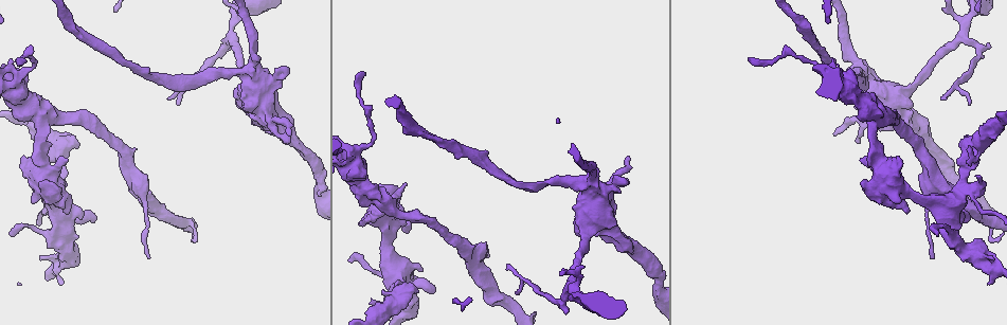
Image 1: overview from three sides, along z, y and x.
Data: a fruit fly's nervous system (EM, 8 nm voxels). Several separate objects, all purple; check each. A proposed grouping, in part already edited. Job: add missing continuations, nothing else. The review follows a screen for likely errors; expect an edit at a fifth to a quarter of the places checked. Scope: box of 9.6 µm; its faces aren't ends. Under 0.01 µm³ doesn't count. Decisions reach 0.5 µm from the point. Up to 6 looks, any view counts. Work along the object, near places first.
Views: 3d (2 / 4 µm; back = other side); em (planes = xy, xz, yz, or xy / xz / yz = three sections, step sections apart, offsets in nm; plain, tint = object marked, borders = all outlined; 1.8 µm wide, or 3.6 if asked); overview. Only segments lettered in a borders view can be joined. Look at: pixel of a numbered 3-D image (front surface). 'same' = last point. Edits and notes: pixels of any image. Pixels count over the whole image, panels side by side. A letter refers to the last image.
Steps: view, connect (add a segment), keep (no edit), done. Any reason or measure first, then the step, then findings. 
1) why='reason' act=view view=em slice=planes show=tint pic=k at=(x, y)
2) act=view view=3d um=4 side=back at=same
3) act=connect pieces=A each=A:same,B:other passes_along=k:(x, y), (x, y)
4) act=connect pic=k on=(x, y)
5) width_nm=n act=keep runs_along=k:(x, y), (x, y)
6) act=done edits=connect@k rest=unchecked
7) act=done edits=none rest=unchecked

why='abrupt turn' act=view view=3d um=2 pic=1 at=(873, 124)

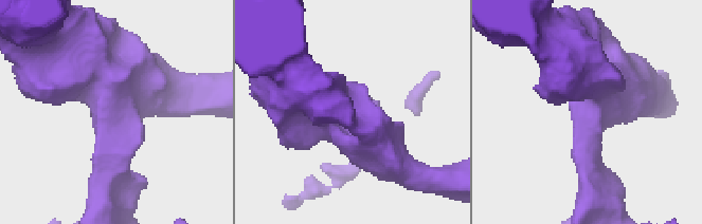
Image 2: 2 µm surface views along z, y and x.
why='shape alone is not enough' act=view view=em slice=yz step=16 show=tint pic=2 at=(595, 112)

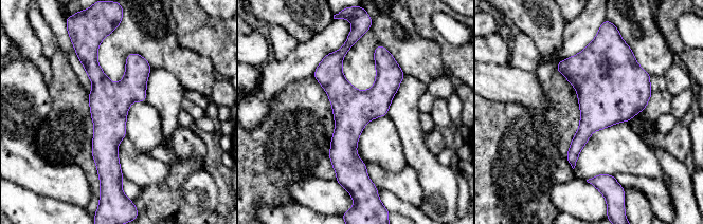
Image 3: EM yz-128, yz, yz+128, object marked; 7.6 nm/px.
act=view view=em slice=yz step=16 show=borders at=same

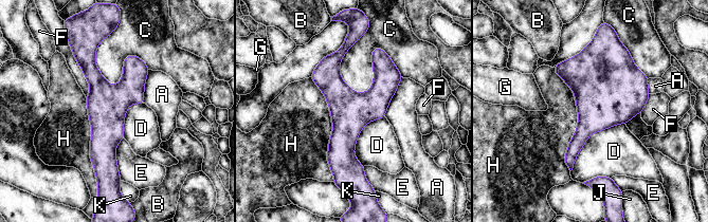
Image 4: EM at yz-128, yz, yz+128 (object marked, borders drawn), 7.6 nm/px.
width_nm=300 act=keep each=A:other,B:other,C:other,D:other,E:other,F:other,G:other,H:other,J:other,K:other found='none of them fits'

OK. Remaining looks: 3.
why='sharp bend' act=view view=em slice=xz step=16 show=borders pic=1 at=(966, 158)

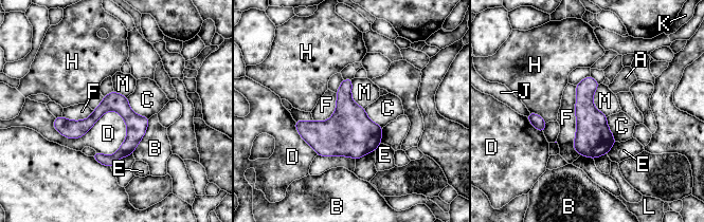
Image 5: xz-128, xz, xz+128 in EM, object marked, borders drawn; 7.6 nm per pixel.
why='another direction' act=view view=em slice=planes show=borders at=same

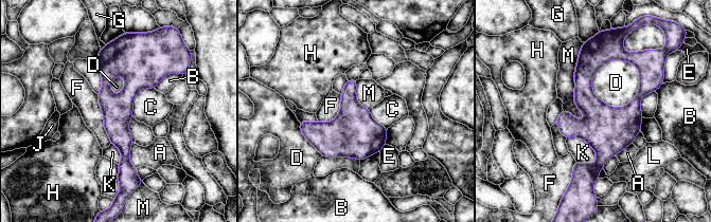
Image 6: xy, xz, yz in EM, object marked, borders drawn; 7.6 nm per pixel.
width_nm=220 act=keep each=A:other,B:other,C:other,D:other,E:other,F:other,G:other,H:other,J:other,K:other,L:other,M:other runs_along=6:(113, 48), (106, 97), (117, 109), (124, 174) found='none of them fits'

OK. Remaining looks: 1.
why='calibre changes' act=view view=em slice=planes show=borders pic=1 at=(924, 209)

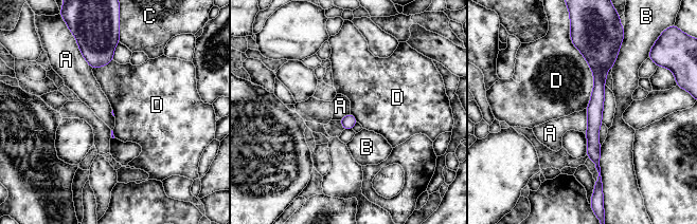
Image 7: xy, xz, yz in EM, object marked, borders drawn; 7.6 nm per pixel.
longest_contact=D:500nm act=keep each=A:other,B:other,C:other,D:other border=7:(587, 108), (587, 129), (585, 131) found='none of them fits'

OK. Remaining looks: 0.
act=done edits=none rest=unchecked

